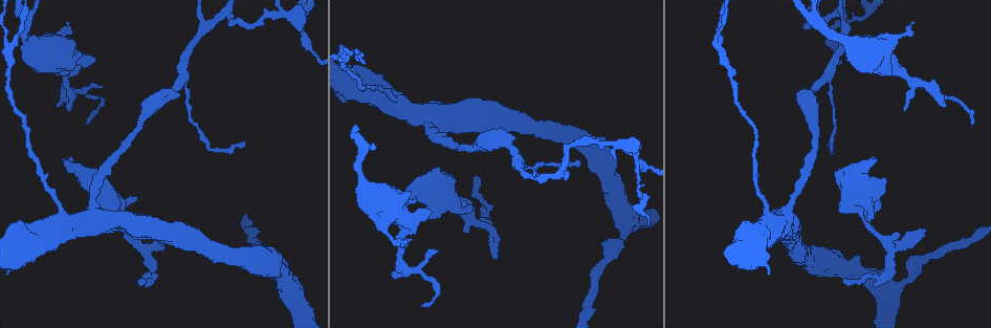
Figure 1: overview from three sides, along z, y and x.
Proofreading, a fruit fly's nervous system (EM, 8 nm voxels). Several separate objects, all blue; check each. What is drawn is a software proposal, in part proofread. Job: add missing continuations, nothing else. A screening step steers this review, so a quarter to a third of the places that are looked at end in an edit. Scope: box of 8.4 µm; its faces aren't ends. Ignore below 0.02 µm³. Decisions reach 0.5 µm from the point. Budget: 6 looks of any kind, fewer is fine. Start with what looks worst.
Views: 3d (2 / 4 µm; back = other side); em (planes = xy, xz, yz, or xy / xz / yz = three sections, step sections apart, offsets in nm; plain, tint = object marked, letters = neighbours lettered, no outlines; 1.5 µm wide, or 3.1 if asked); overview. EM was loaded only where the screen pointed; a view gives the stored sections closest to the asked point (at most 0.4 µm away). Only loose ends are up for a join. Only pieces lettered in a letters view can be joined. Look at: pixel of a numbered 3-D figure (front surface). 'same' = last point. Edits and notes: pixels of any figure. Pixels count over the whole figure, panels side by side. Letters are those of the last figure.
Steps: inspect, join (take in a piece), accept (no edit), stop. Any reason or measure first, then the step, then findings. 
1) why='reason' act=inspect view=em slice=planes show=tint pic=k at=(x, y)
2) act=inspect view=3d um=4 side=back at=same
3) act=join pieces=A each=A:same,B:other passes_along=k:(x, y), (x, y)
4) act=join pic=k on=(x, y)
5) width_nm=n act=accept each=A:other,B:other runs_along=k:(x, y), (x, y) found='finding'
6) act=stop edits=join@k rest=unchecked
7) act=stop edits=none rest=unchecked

why='free end' act=inspect view=em slice=planes show=plain pic=1 at=(135, 196)

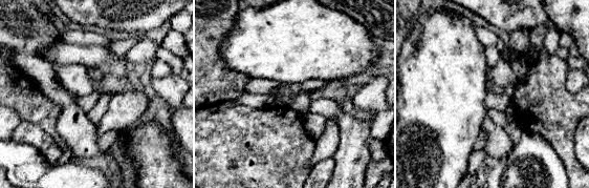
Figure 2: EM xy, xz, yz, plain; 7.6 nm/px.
why='see the neighbours' act=inspect view=em slice=planes show=letters at=same

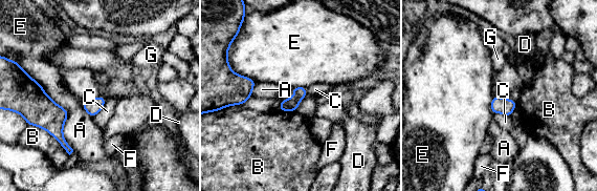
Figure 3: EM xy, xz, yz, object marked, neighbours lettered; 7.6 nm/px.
act=accept each=A:other,B:other,C:other,D:other,E:other,F:other,G:other border=3:(231, 69), (256, 82) found='none of them fits'

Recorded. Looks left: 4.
why='tapers out' act=inspect view=em slice=planes show=letters pic=1 at=(403, 246)

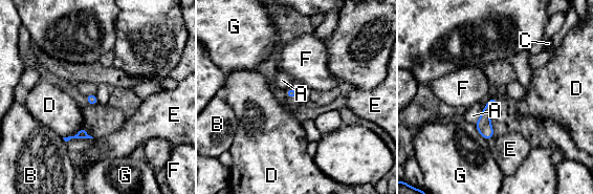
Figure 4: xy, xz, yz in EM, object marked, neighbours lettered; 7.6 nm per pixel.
act=join pic=4 on=(290, 105) each=A:other,B:other,C:same,D:other,E:other,F:other,G:other found='the neuron continues'

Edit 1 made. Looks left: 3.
why='see it whole again' act=inspect view=overview

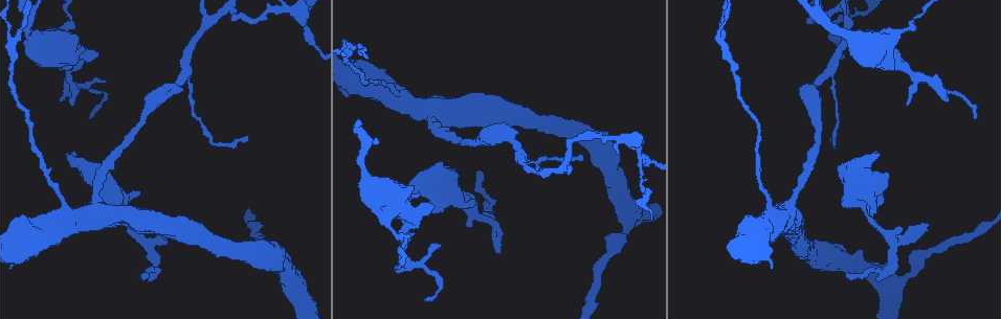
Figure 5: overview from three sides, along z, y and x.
why='thin end' act=inspect view=em slice=xz step=8 show=letters pic=5 at=(59, 100)

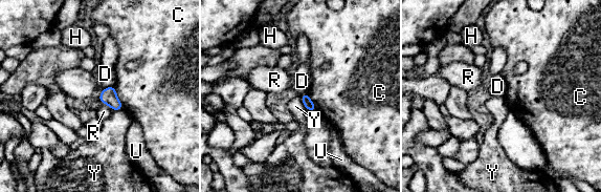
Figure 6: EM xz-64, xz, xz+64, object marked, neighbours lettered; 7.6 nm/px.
act=inspect view=em slice=planes show=letters at=same

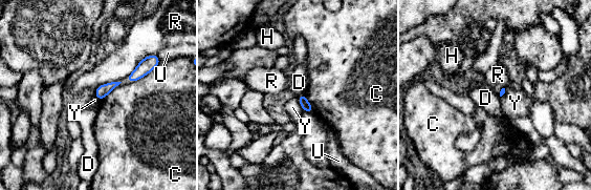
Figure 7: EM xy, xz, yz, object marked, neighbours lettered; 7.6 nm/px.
longest_contact=R:320nm act=accept each=C:other,D:other,H:other,R:other,U:other,Y:other found='no lettered piece goes on from it'

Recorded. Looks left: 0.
act=stop edits=join@4 rest=unchecked

